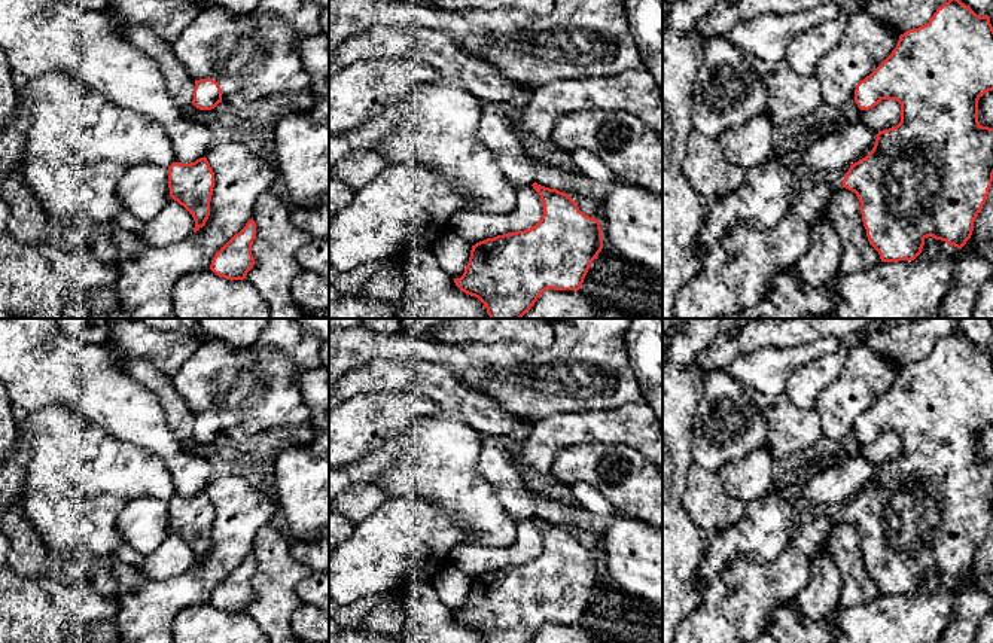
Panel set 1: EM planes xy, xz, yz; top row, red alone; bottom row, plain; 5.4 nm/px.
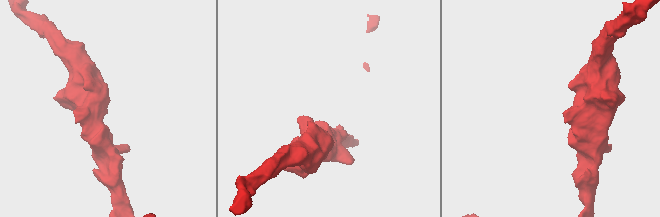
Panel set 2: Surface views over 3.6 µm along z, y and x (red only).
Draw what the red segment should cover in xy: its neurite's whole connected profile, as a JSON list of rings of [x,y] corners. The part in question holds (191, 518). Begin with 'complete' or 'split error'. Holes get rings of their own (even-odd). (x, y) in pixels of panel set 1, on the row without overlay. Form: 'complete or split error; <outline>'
complete; [[[207,491],[191,497],[173,496],[168,500],[168,521],[170,530],[192,548],[194,566],[199,564],[210,549],[214,521],[214,506]]]

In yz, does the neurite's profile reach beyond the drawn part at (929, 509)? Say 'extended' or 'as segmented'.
as segmented

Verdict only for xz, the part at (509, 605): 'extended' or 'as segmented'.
as segmented

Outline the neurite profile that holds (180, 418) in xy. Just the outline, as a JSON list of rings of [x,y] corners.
[[[146,359],[127,363],[127,371],[158,397],[171,433],[182,442],[191,439],[195,414],[176,391],[171,378],[152,366]]]

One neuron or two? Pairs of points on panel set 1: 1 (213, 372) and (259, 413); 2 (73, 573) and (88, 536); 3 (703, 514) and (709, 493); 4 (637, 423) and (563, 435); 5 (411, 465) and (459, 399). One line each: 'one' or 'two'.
1: one
2: two
3: one
4: one
5: two

